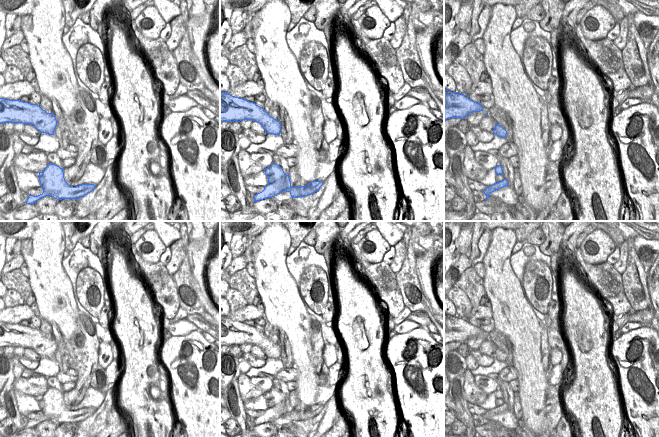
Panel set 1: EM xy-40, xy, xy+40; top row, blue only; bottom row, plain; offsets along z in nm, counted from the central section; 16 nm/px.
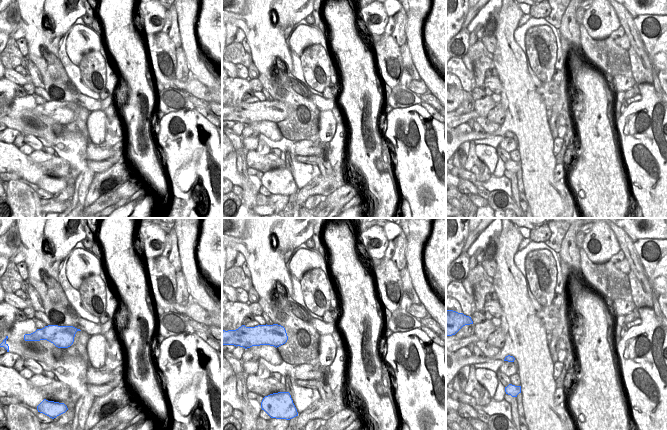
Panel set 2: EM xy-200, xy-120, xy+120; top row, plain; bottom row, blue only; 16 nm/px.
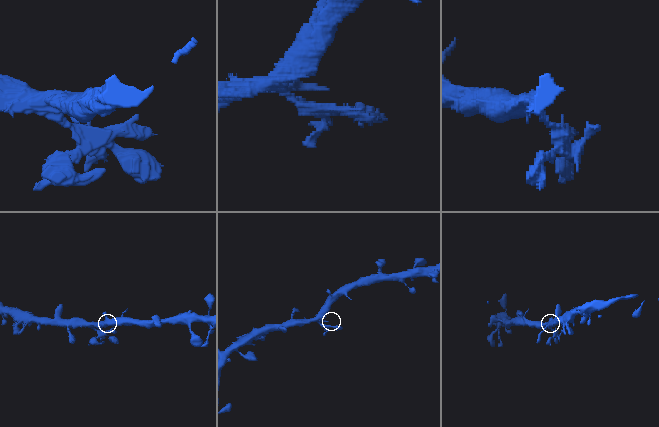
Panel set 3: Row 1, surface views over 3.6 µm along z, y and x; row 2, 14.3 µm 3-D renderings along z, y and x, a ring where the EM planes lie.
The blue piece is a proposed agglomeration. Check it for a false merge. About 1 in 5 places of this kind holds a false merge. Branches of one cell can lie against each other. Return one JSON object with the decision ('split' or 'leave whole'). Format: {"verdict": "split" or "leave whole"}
{"verdict": "leave whole"}

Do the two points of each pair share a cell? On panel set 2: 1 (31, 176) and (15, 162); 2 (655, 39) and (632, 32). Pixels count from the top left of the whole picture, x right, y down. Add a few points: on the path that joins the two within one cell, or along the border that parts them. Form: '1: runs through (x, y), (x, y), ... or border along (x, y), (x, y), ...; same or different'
1: runs through (27, 172), (19, 164); same
2: border along (633, 18), (648, 56); different

